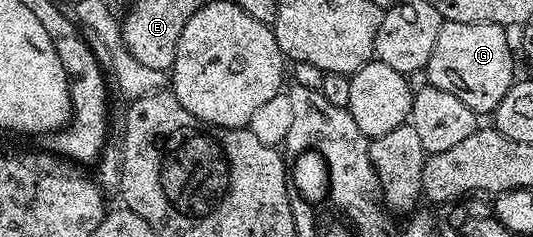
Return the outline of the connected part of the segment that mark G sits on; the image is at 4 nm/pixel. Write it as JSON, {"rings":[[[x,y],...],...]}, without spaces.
{"rings":[[[443,21],[441,34],[437,34],[437,43],[433,46],[433,54],[429,54],[426,67],[429,84],[437,86],[437,90],[457,94],[457,98],[461,98],[461,102],[477,114],[494,113],[501,98],[509,94],[517,79],[507,32],[508,29],[502,24]]]}

